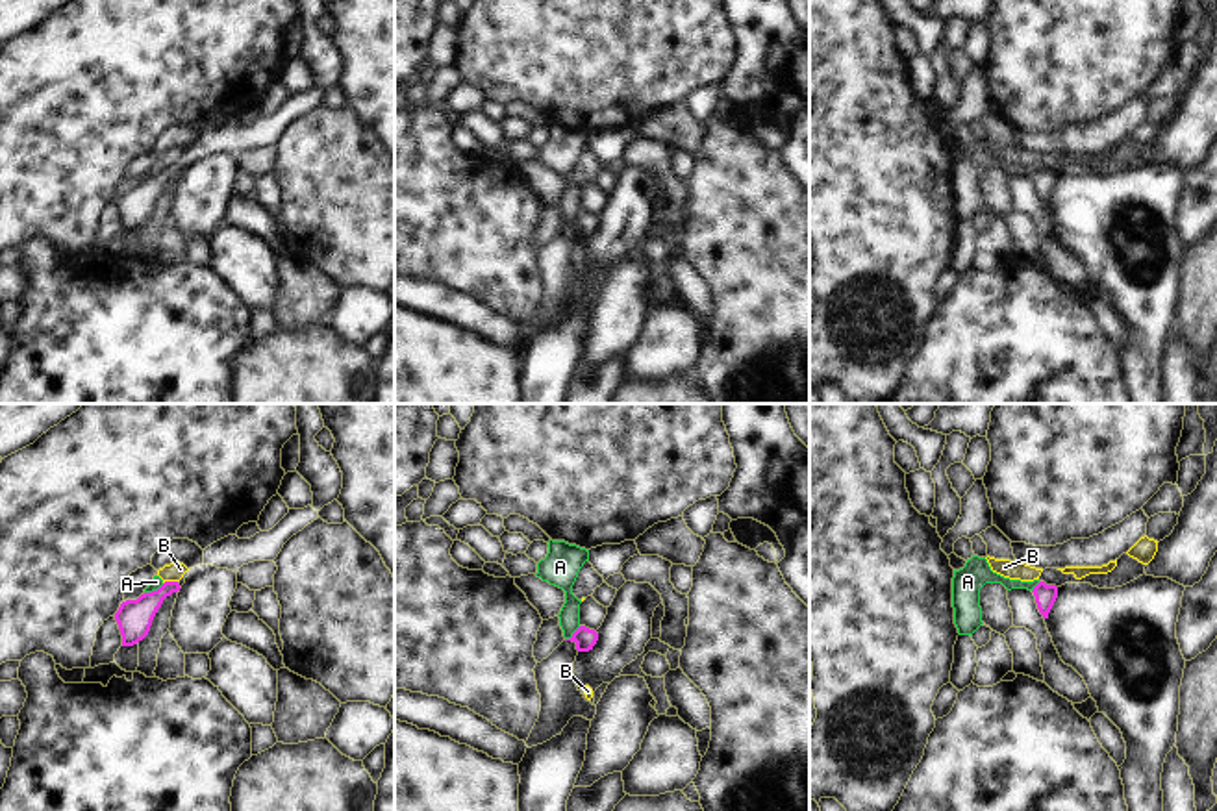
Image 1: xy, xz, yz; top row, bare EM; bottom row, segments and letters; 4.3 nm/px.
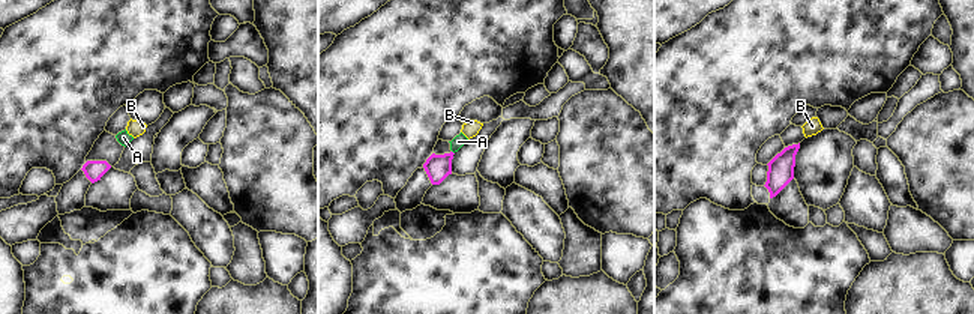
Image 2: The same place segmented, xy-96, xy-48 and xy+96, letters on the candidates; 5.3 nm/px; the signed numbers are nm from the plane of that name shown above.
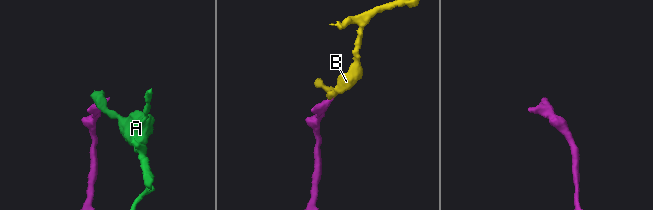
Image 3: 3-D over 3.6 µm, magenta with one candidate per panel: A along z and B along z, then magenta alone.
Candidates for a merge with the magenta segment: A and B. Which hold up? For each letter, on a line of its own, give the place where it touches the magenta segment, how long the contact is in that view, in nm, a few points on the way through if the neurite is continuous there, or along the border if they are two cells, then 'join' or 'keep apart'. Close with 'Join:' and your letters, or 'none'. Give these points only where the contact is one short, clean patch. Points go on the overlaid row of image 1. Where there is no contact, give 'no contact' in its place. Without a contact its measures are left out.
A: xz (573, 634) | 90 nm | along xz (580, 626), (565, 639) | keep apart
B: xy (169, 582) | 70 nm | along xy (176, 580), (163, 584) | keep apart
Join: none

